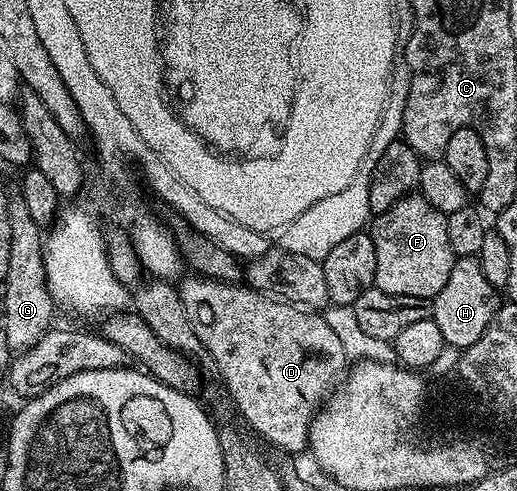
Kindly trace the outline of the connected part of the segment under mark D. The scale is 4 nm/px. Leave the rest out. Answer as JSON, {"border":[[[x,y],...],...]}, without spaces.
{"border":[[[197,273],[187,274],[181,280],[180,294],[184,310],[188,313],[188,321],[192,321],[194,335],[200,337],[203,352],[207,356],[210,354],[214,358],[214,363],[218,366],[218,371],[222,374],[222,379],[226,382],[226,387],[230,390],[231,397],[234,398],[235,409],[272,446],[279,447],[282,451],[305,452],[310,442],[310,426],[312,425],[314,416],[318,414],[326,400],[333,395],[335,387],[338,386],[340,380],[348,370],[348,356],[344,345],[340,345],[340,337],[336,337],[336,332],[328,325],[326,318],[321,314],[315,313],[313,310],[303,309],[293,303],[287,303],[286,300],[279,299],[273,294],[265,291],[256,291],[249,285],[243,285],[242,283],[221,283],[218,279],[207,279],[206,276]]]}

